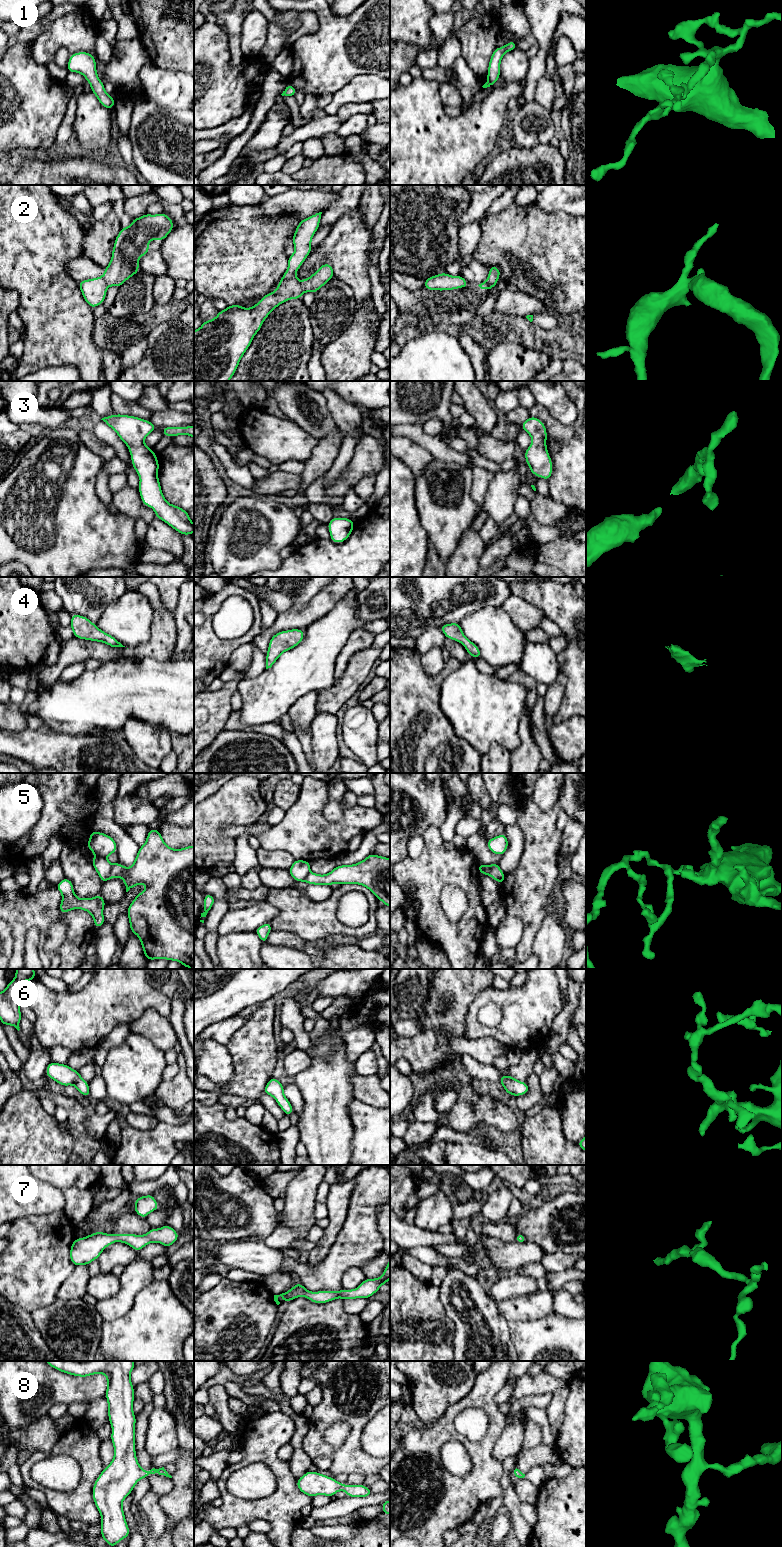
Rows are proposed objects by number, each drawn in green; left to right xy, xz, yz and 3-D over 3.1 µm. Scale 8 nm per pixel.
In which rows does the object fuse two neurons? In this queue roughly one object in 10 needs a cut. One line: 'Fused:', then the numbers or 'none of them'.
Fused: 2, 5

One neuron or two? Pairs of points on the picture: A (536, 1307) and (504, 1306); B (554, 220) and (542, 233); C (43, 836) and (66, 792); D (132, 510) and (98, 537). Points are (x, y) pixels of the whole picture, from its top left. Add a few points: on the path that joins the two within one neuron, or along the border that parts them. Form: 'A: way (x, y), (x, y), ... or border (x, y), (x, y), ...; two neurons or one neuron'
A: way (528, 1307), (519, 1307), (516, 1304), (512, 1306); one neuron
B: way (552, 223), (545, 230); one neuron
C: way (49, 825), (51, 823), (51, 806), (55, 802); one neuron
D: border (120, 513), (134, 521); two neurons

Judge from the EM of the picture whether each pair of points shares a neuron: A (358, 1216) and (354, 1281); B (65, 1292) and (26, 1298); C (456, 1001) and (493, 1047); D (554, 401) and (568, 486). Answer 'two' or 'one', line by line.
A: two
B: two
C: two
D: two

